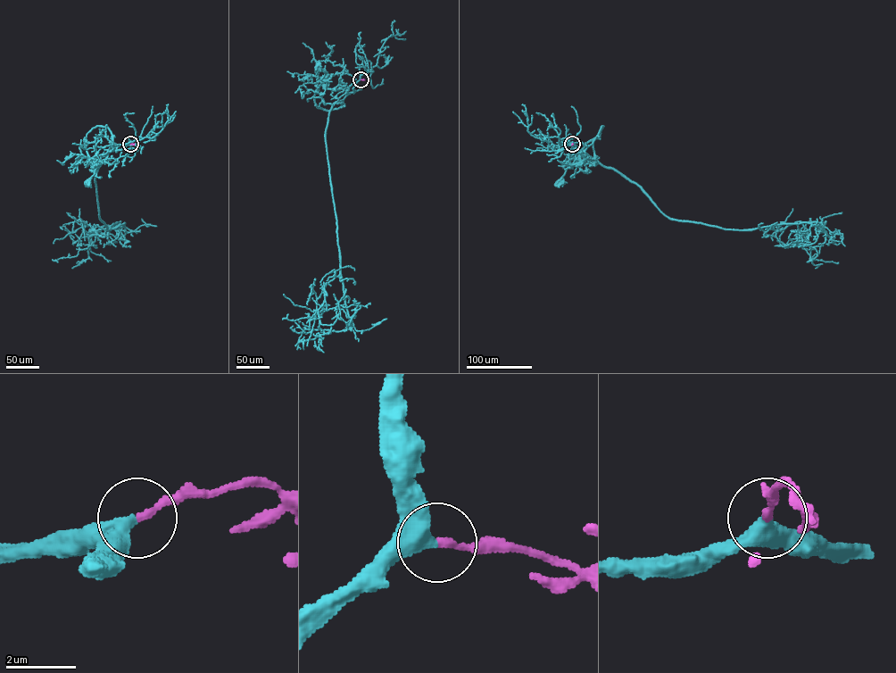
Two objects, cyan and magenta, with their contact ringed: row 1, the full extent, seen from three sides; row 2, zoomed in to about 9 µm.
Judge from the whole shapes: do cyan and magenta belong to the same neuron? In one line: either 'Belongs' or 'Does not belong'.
Belongs

